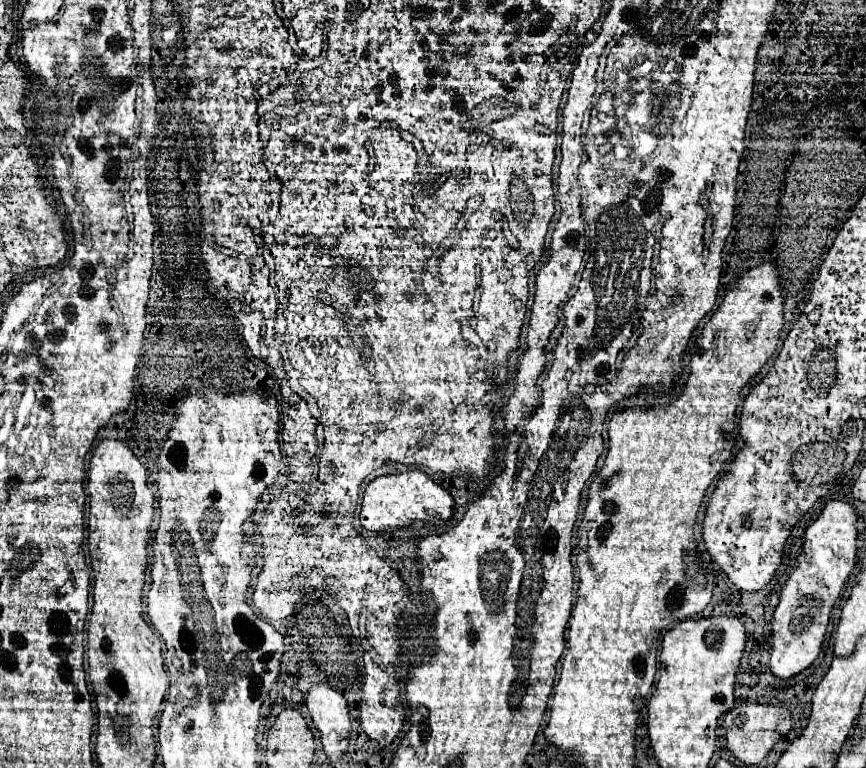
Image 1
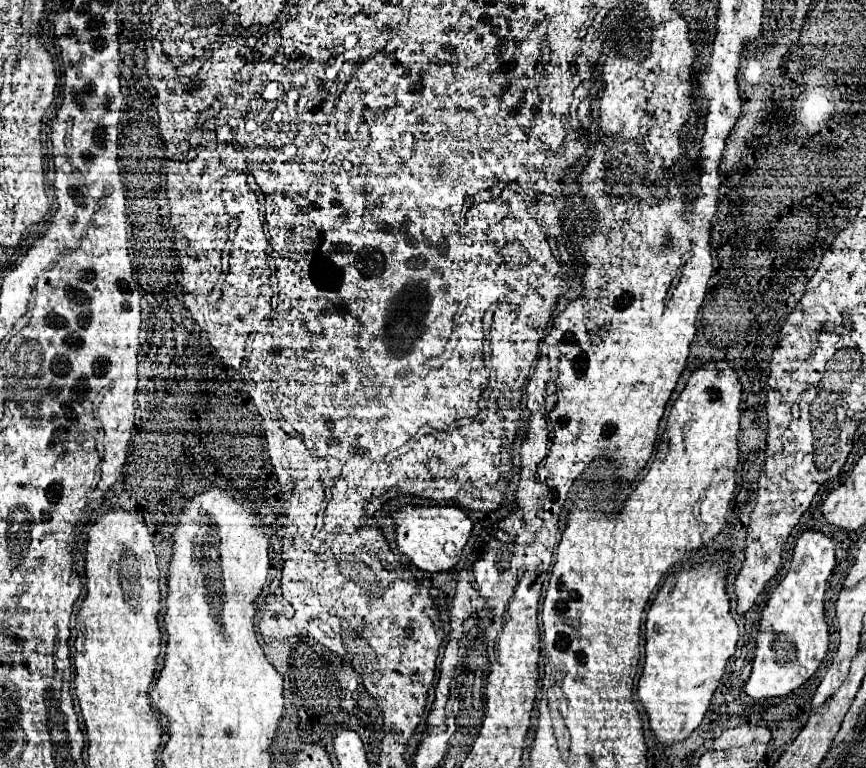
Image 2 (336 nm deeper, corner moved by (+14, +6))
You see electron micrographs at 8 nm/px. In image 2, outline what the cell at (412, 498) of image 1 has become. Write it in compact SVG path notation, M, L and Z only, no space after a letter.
M404 505L394 513L396 523L396 543L400 551L410 557L410 561L428 573L442 573L452 569L462 555L464 545L472 535L472 521L460 507L416 507Z

